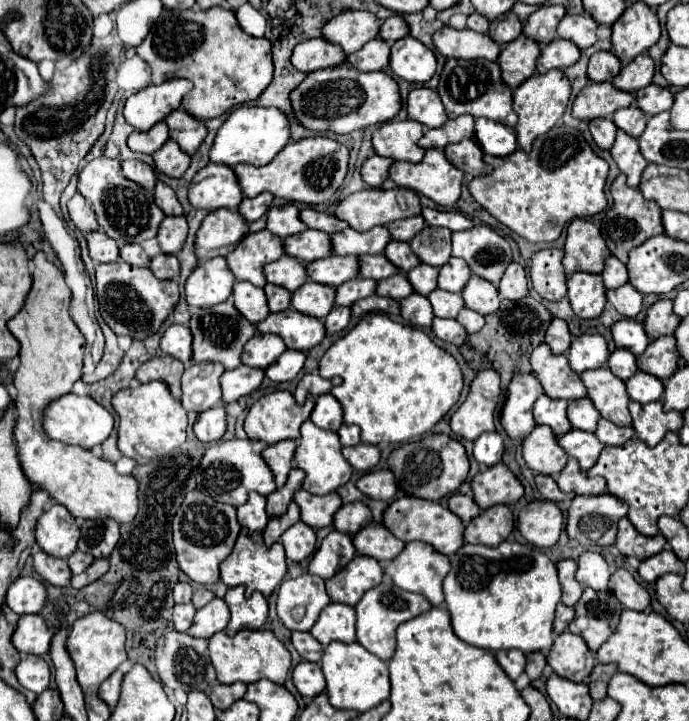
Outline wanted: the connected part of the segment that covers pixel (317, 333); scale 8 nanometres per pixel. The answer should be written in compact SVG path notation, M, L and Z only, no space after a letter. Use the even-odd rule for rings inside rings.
M287 308L277 314L269 314L263 322L257 324L257 330L281 336L287 348L299 352L309 352L313 346L321 344L327 334L323 320L303 316L293 308Z

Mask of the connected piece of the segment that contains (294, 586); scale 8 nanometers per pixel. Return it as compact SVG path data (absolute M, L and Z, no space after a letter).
M305 572L299 578L289 578L277 592L277 614L289 630L311 630L321 610L329 604L325 580Z

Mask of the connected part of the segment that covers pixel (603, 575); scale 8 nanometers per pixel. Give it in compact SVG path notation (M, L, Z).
M583 552L577 560L579 570L577 570L577 580L583 586L589 586L593 590L605 590L607 582L609 582L609 564L605 562L605 558L597 552Z

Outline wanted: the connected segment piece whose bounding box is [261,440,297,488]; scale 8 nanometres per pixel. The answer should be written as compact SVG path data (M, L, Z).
M283 440L277 444L271 444L267 450L263 450L263 460L267 462L267 466L271 468L273 476L275 476L275 484L277 488L281 488L287 482L287 476L293 468L293 456L295 456L295 448L297 442L295 440Z

